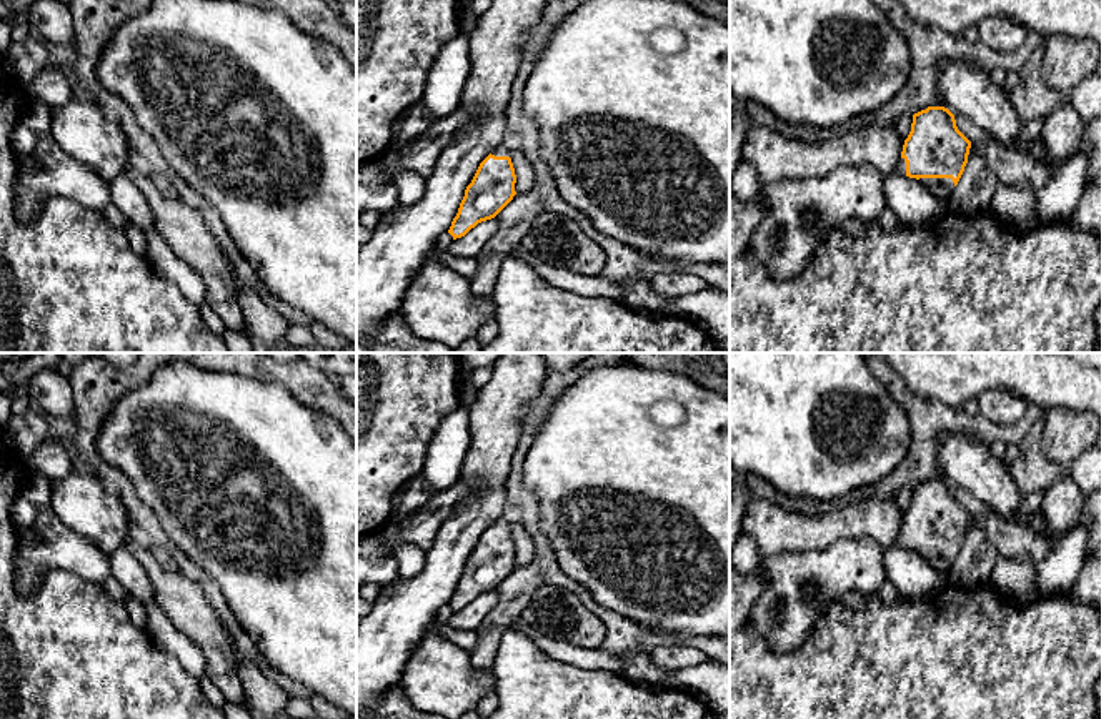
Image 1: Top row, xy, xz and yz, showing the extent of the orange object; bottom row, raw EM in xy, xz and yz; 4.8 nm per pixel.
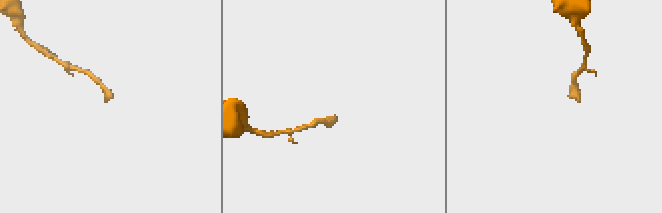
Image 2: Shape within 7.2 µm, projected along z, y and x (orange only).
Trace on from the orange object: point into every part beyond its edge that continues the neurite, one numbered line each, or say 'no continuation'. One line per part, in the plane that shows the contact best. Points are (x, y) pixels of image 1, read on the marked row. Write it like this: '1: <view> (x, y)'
1: yz (941, 188)

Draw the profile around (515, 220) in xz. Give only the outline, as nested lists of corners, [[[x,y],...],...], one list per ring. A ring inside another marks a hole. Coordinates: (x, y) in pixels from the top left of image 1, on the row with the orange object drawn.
[[[531,190],[528,193],[516,193],[495,216],[498,230],[475,258],[478,268],[470,280],[475,295],[491,298],[503,260],[520,246],[531,223],[543,211],[545,206],[540,193]]]

